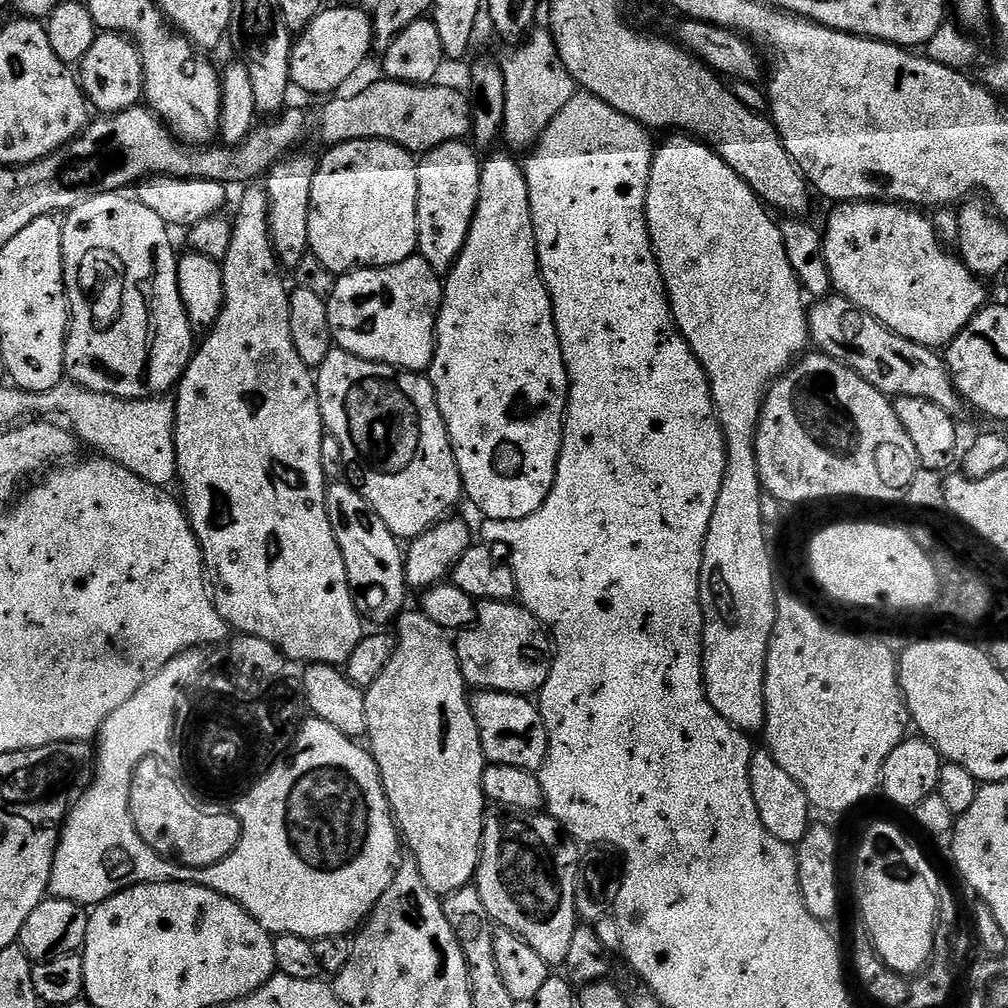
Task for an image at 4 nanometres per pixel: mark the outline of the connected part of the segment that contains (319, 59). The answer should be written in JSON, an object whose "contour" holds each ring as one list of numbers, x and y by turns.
{"contour":[[325,7,314,17,311,24,303,29,295,37,292,45,292,61,290,62,290,74,293,85,304,92,332,92,340,88,360,67,368,55,373,55,374,41,372,38,372,18,366,11,360,8,328,8]]}

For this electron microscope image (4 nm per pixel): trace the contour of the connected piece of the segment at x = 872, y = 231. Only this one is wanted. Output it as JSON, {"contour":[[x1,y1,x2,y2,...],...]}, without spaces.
{"contour":[[840,202,835,205,836,208,828,216,828,225,823,225,824,249,826,250,826,266,830,266,830,276,832,278,832,287,839,295,845,296,850,302,854,302,862,310,866,310,878,322,882,322,892,332,898,333,902,338,918,342,927,348,943,349,956,335,976,317,977,312,989,303,990,297,984,289,985,281,964,265,963,260,955,251,949,250,940,237,936,234,936,228,931,219,923,211,917,210,911,206,903,204,894,204,891,202]]}

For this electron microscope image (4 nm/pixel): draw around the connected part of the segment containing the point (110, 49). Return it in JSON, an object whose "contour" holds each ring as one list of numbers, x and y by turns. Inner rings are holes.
{"contour":[[104,32,97,35,94,46,86,50,78,65,78,79,89,105,95,111,97,108,97,113,121,112,141,103,144,94,144,61,129,37,115,32]]}

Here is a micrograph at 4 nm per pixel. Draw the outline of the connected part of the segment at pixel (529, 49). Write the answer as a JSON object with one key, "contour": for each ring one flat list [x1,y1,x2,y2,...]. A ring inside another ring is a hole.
{"contour":[[533,31,521,44,524,44,521,48,514,49,505,60,499,61,506,78,506,118,502,136,516,148,531,150,544,135,546,126,558,118,558,110,576,95,578,85,566,70,551,31]]}

